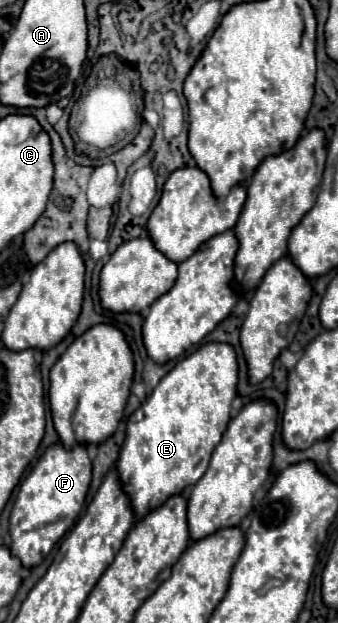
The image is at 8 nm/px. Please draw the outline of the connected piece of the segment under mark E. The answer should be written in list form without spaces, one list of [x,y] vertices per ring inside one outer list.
[[[205,343],[195,353],[179,361],[159,381],[159,385],[141,403],[141,407],[129,417],[127,437],[121,447],[117,469],[123,485],[127,485],[127,493],[131,493],[131,505],[135,509],[137,519],[147,515],[147,511],[159,507],[167,497],[189,491],[189,487],[195,485],[197,479],[205,473],[213,449],[219,445],[231,419],[231,403],[237,395],[237,379],[239,379],[239,363],[233,345]]]

